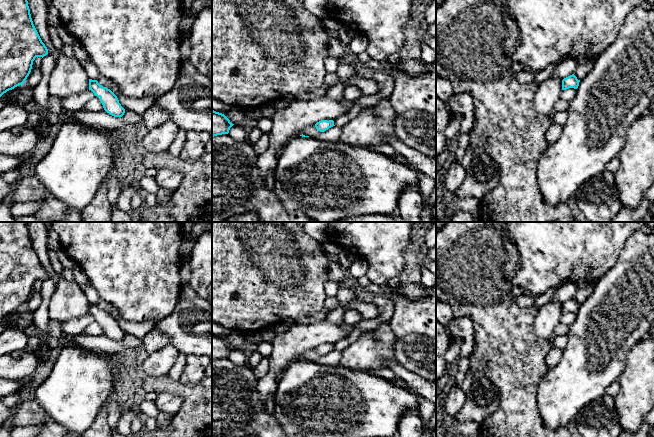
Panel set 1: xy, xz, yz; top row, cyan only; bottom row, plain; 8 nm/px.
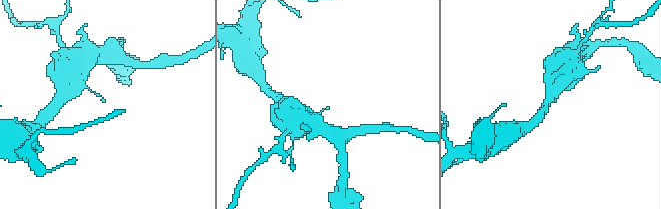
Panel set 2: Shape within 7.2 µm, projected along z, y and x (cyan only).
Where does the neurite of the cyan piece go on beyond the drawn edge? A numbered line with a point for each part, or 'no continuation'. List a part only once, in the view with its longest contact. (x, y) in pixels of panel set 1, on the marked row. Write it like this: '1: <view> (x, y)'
no continuation

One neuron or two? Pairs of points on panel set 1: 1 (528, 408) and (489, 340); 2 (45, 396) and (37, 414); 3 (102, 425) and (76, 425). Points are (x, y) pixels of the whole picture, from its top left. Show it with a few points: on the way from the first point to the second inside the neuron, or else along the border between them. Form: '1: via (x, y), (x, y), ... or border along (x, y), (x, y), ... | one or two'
1: via (518, 391), (516, 369), (504, 357) | one
2: border along (35, 398), (49, 416) | two
3: border along (104, 405), (90, 426) | two

